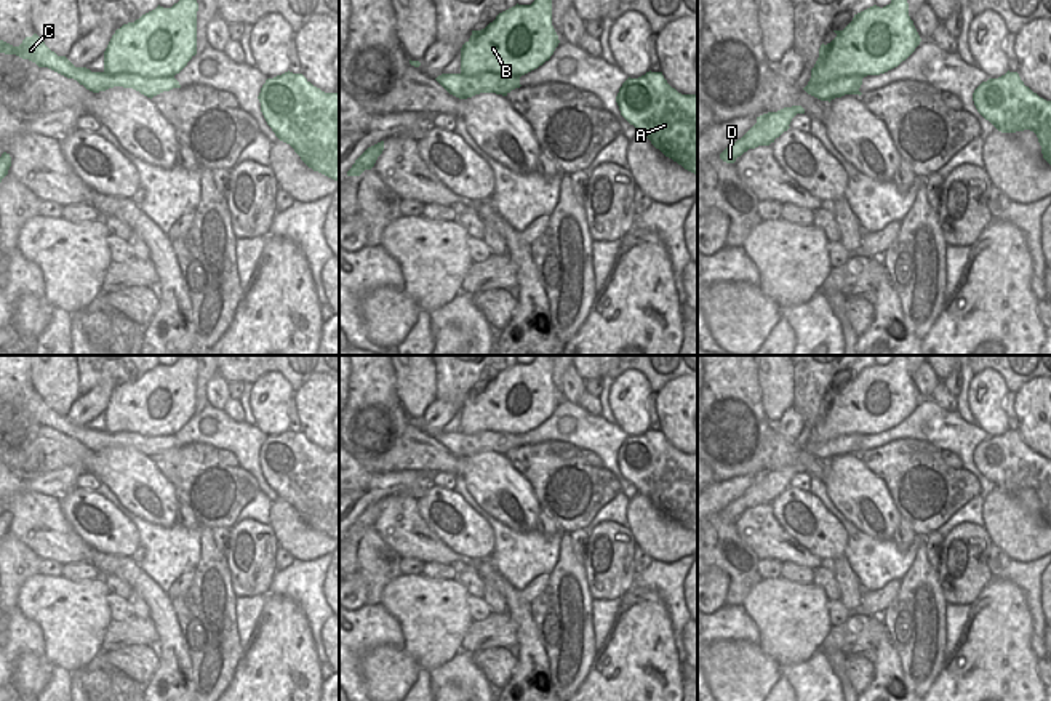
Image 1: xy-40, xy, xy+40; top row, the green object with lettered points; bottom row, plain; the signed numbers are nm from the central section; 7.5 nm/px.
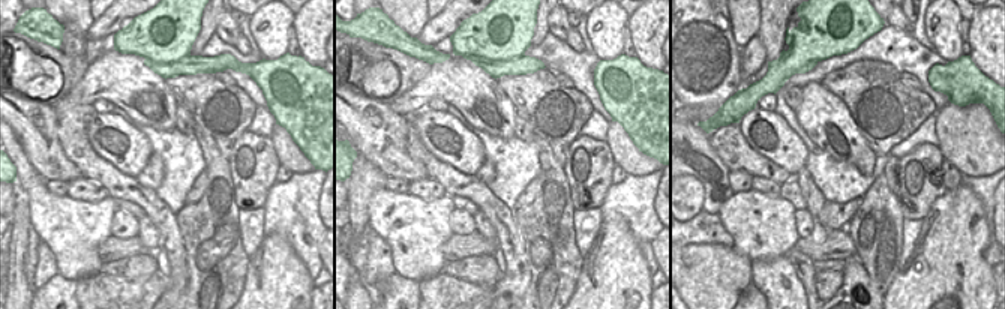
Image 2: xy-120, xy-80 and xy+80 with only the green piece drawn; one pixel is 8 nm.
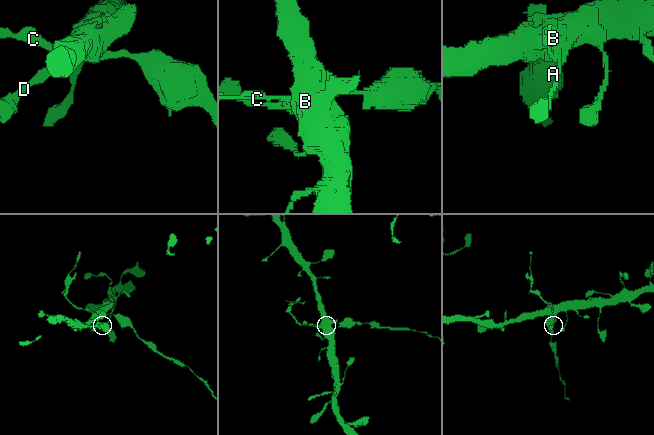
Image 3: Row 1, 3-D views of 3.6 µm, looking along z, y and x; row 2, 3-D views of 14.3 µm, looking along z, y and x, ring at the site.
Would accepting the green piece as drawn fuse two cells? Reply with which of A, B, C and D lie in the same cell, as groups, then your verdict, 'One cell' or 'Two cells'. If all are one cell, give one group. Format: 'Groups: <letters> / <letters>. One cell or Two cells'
Groups: A B C D. One cell

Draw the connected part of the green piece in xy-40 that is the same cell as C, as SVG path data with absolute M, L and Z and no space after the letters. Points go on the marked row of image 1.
M179 0L171 8L157 6L134 22L123 24L104 51L104 70L75 67L34 34L19 46L0 40L0 53L16 54L77 80L93 93L114 86L133 88L147 98L181 88L174 78L197 54L197 0Z

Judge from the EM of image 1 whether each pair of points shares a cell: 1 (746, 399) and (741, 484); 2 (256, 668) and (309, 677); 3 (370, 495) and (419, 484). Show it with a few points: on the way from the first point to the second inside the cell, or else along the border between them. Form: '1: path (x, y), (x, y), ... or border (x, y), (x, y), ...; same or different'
1: border (755, 474), (733, 476), (717, 482); different
2: path (269, 671), (296, 672); same
3: path (383, 485), (407, 484); same

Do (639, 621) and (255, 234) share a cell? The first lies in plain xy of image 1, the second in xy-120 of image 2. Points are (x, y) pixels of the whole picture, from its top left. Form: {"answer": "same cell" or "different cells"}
{"answer": "different cells"}

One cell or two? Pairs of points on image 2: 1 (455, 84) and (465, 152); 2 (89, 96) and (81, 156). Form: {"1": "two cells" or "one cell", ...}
{"1": "two cells", "2": "two cells"}

